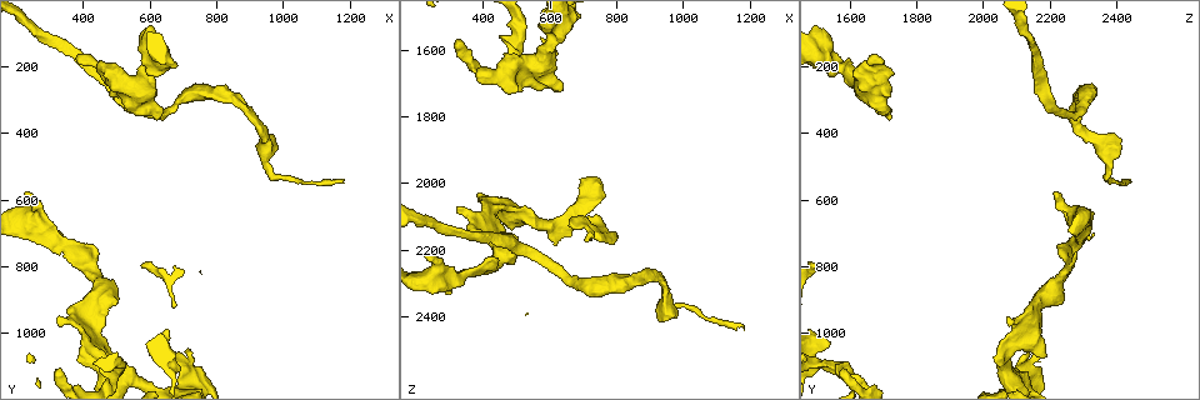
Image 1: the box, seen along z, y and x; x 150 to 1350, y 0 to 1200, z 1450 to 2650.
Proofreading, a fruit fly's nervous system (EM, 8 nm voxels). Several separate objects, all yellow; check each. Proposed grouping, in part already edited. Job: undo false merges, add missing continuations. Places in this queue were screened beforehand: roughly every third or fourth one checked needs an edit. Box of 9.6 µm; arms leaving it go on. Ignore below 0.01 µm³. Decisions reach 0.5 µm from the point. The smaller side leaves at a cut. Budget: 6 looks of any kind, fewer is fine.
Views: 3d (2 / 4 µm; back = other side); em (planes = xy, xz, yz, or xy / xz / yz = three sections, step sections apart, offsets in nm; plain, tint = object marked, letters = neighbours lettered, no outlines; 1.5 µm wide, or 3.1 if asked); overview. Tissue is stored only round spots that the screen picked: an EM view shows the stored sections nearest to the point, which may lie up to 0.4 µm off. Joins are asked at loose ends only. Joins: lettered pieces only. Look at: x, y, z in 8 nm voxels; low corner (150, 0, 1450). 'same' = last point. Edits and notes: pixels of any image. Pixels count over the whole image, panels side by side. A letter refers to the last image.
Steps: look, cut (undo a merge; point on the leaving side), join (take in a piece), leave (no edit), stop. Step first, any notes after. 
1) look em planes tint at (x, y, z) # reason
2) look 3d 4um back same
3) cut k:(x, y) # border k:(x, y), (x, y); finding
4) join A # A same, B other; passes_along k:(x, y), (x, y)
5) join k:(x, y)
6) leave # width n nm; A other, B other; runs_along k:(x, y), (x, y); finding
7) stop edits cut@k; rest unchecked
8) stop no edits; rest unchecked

look em yz step 8 tint at (220, 580, 2210) # free end

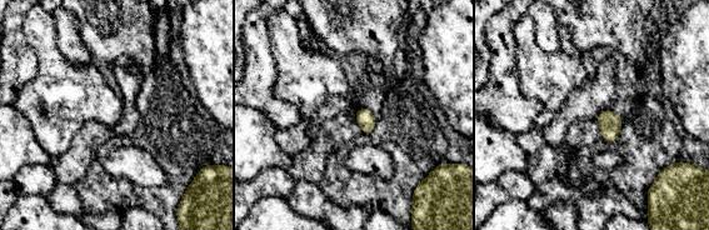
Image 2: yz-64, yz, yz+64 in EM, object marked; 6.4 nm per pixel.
look em planes letters same

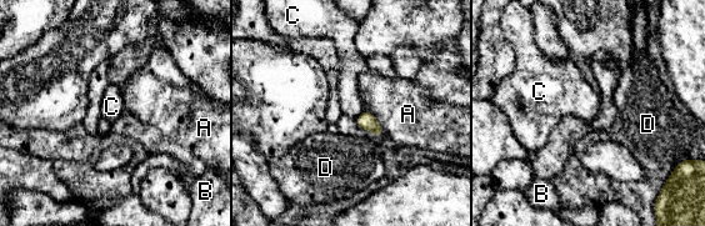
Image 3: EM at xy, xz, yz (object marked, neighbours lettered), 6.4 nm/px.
leave # A other, B other, C other, D other; border 3:(365, 110), (355, 117); no lettered piece goes on from it

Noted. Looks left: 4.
look em yz step 4 tint at (820, 280, 2300) # thick turns thin

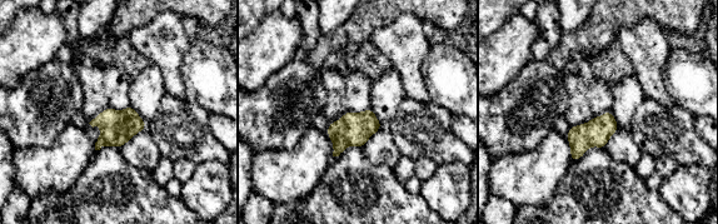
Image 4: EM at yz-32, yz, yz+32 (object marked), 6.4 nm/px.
look em planes letters same

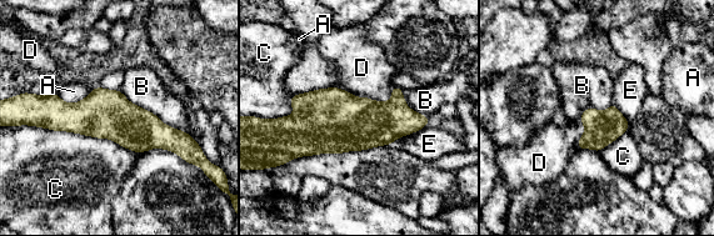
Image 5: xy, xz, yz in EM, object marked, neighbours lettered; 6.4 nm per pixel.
leave # width 320 nm; longest_contact C 700 nm; A other, B other, C other, D other, E other; continuous, no second neuron

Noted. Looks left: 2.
look 3d 4um at (1170, 550, 2430) # long arm stops here

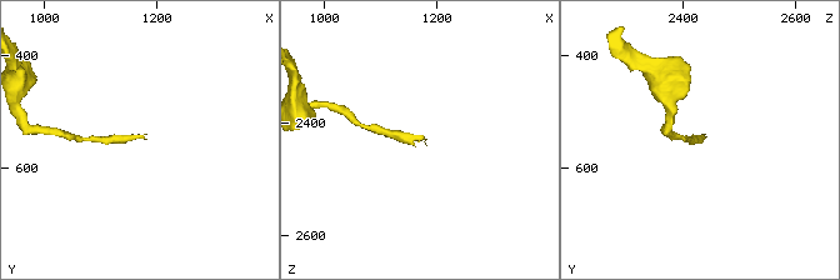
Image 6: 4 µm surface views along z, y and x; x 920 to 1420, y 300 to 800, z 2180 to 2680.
look em planes letters at (1170, 545, 2430)

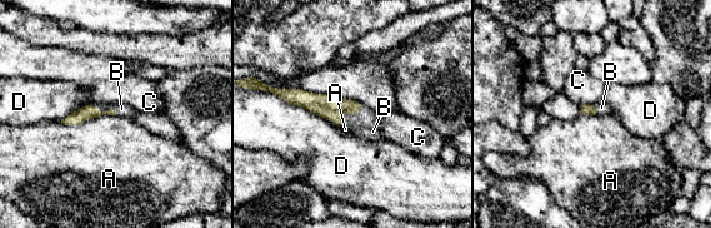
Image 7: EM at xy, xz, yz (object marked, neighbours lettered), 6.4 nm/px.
join B # A other, B same, C other, D other; passes_along 7:(324, 105), (346, 113), (365, 123); the neuron continues

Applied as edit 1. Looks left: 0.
stop edits join@7; rest unchecked

